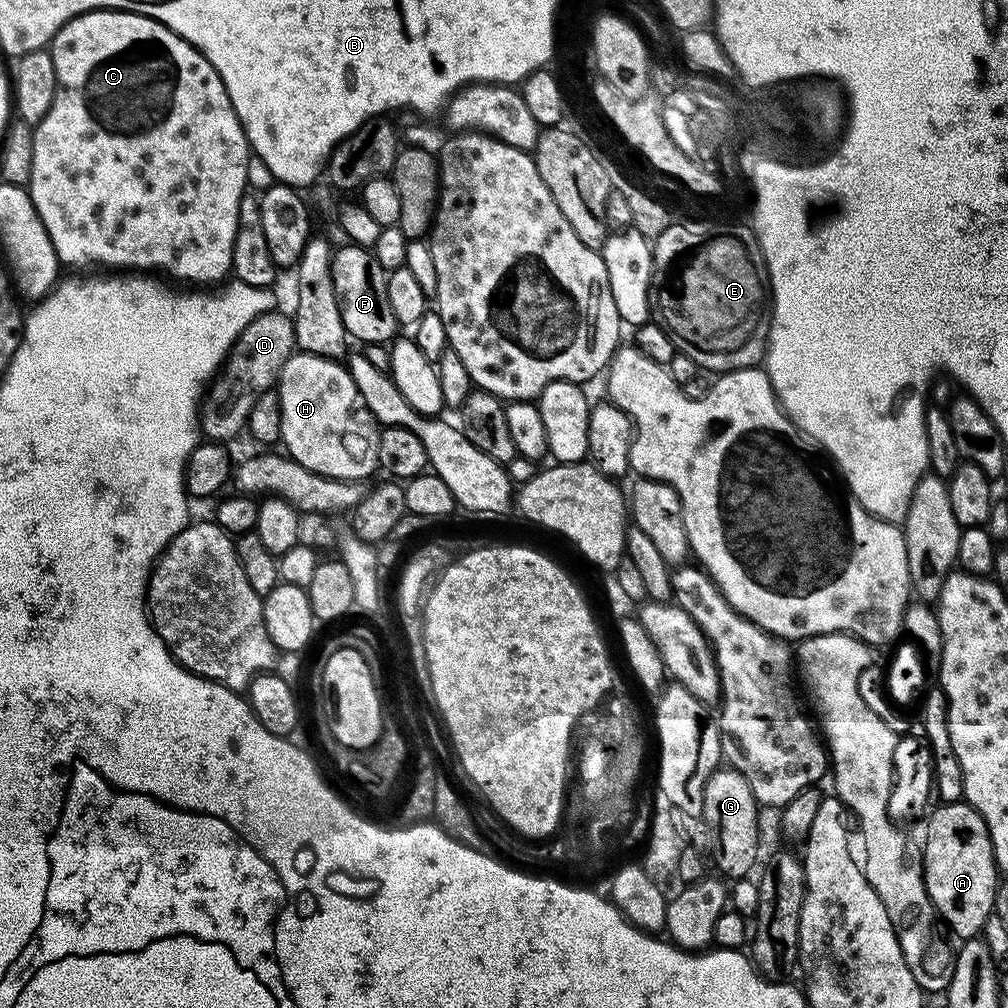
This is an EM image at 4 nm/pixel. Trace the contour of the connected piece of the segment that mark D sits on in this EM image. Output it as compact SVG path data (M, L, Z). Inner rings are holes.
M273 310L263 312L258 318L254 318L254 322L250 322L250 326L246 326L246 330L242 330L235 346L228 351L228 359L224 361L220 371L209 383L202 397L200 431L209 441L229 442L228 440L234 439L239 432L243 433L248 423L250 406L254 406L254 402L264 392L273 391L274 385L280 379L282 366L297 351L296 335L294 334L292 322L293 317L291 315L283 316L280 310Z

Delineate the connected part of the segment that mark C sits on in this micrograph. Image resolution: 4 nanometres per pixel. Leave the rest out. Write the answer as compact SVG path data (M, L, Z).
M119 10L86 12L69 20L52 37L50 51L54 58L56 93L50 110L35 125L32 133L34 162L26 187L38 210L38 218L42 218L42 226L46 226L46 234L50 234L57 260L61 265L68 267L69 264L76 268L72 270L88 270L91 269L88 268L91 264L109 264L112 267L109 269L112 270L165 272L160 274L185 280L188 283L185 285L188 286L219 285L232 272L234 234L238 230L238 206L248 188L246 166L250 149L244 128L238 122L234 106L226 94L226 86L214 66L200 53L199 48L185 42L165 24L159 24L149 16L139 16L137 12Z

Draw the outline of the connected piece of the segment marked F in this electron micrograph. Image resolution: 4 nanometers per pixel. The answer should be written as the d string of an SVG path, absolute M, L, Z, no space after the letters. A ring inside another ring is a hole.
M341 243L332 254L332 277L334 294L338 298L342 322L349 337L353 341L360 340L361 345L387 345L397 335L395 332L398 331L398 325L394 310L390 307L390 294L386 290L388 273L376 261L371 251L355 243Z

